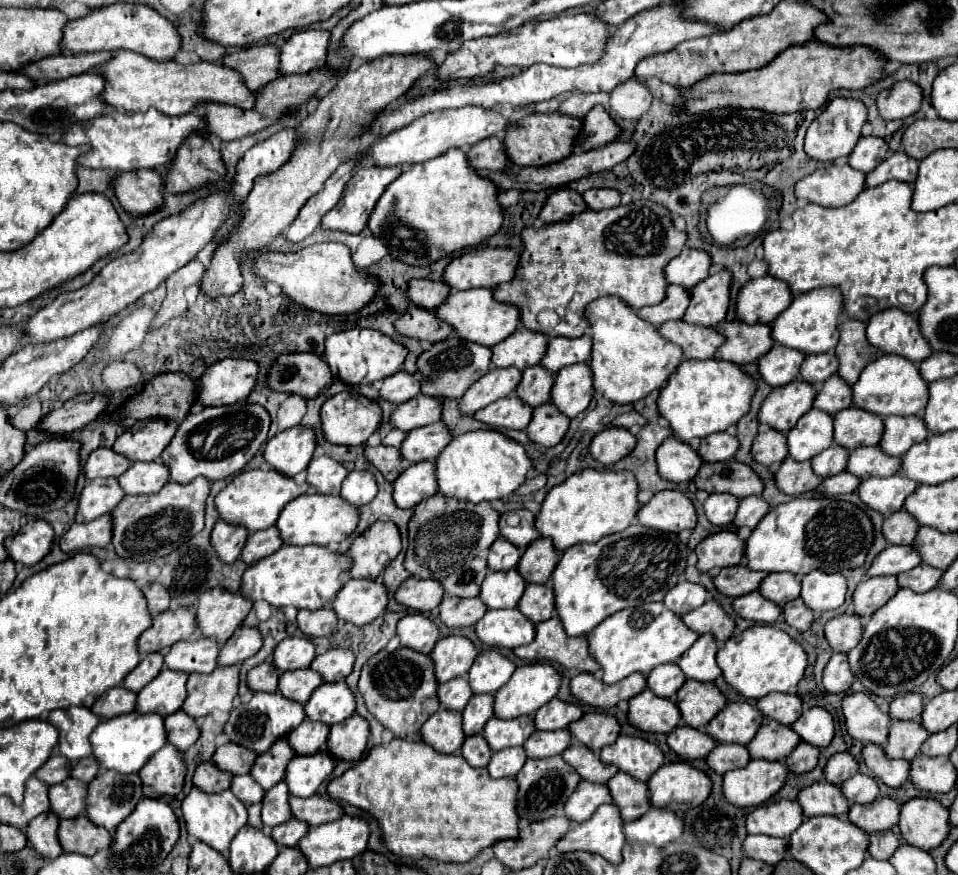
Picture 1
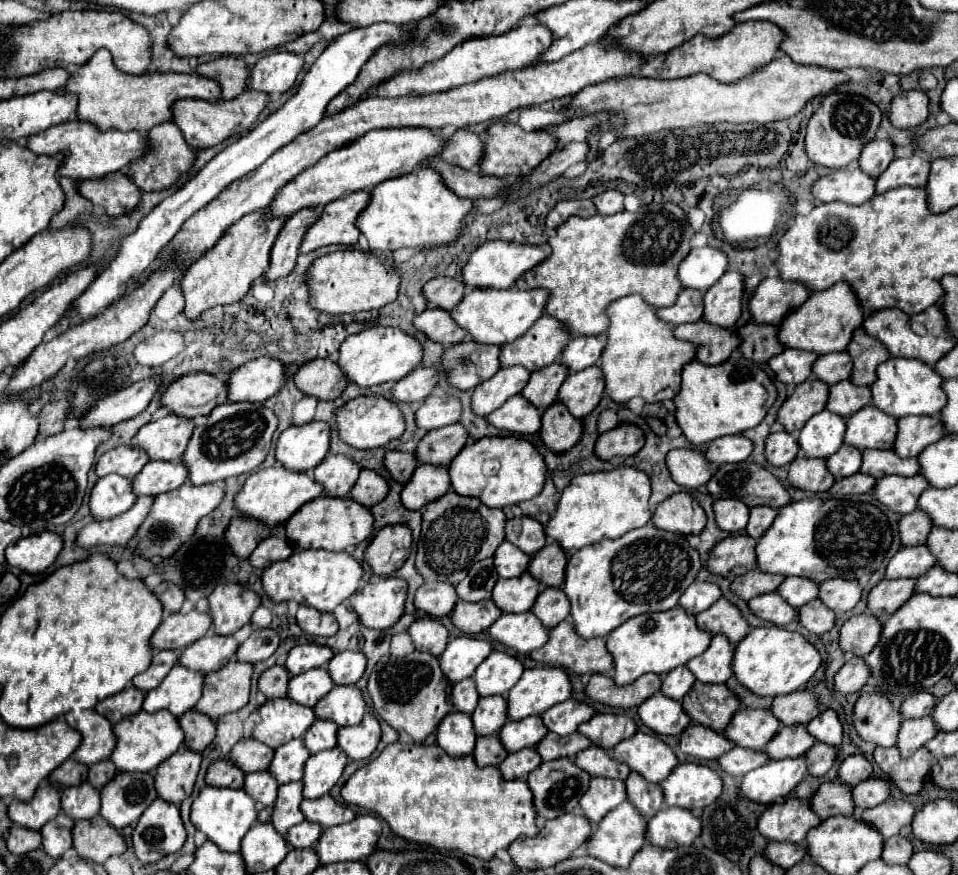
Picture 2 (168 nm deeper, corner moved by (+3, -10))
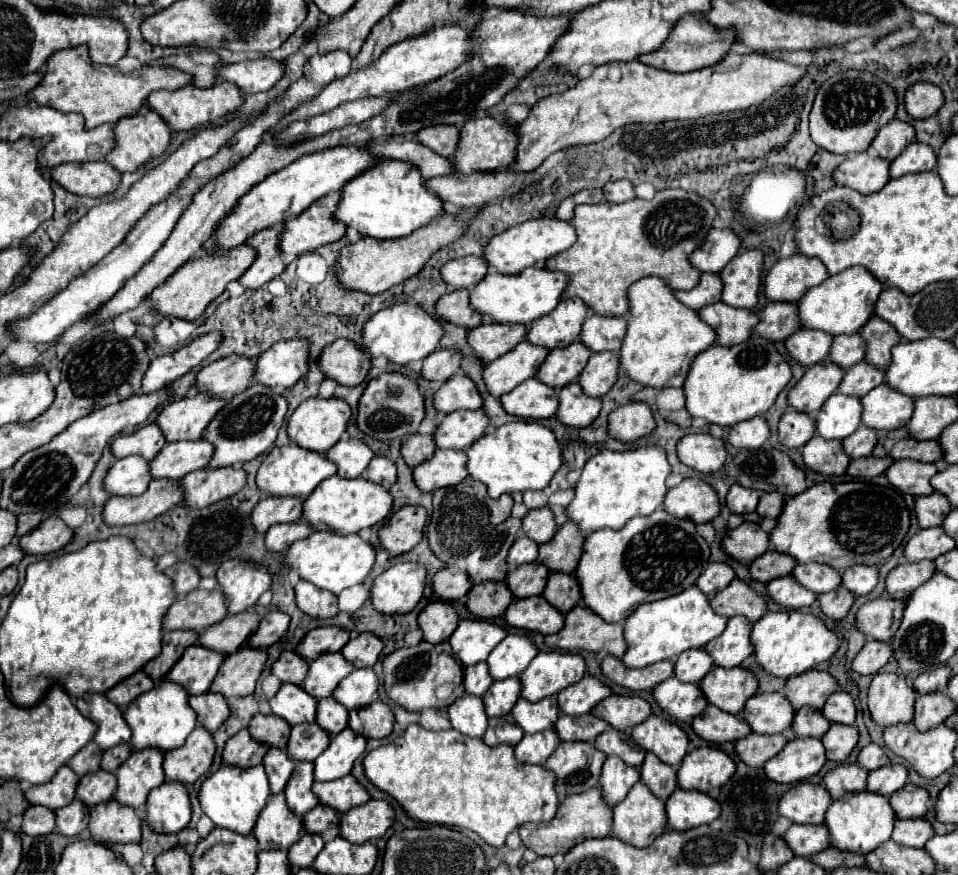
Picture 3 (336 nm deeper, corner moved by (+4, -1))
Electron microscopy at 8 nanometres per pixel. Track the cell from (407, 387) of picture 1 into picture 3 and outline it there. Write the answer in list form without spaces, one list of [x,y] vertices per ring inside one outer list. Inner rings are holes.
[[[436,350],[430,356],[426,356],[420,376],[428,382],[434,382],[434,380],[444,382],[460,368],[460,362],[462,362],[462,356],[456,350]]]

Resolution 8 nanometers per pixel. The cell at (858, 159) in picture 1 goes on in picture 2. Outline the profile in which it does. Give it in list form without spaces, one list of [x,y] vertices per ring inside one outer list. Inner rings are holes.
[[[875,139],[869,145],[865,145],[865,149],[859,157],[859,167],[877,179],[889,167],[889,163],[893,159],[895,159],[895,145],[891,141]]]

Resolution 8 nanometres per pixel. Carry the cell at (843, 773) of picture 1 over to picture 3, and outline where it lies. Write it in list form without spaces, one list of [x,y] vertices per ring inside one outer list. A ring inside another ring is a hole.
[[[868,744],[858,752],[858,764],[866,770],[876,770],[880,766],[888,764],[888,758],[884,754],[884,750],[876,744]]]

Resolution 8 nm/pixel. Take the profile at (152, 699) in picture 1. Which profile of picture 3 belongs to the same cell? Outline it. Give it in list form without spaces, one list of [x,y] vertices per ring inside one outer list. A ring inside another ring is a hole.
[[[198,644],[190,646],[184,656],[172,666],[166,680],[180,684],[188,696],[204,694],[214,680],[224,656],[214,650],[206,650]]]

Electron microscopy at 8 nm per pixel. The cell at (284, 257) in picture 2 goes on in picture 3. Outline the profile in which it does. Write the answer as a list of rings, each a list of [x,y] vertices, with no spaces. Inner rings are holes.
[[[268,228],[268,232],[256,232],[248,242],[258,250],[258,256],[240,278],[240,284],[246,288],[260,288],[286,270],[286,260],[280,250],[280,230]]]

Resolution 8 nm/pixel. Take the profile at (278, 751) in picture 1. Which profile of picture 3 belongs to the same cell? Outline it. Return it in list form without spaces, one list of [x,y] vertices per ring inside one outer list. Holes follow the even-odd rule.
[[[316,722],[298,724],[292,728],[286,752],[294,762],[314,762],[328,748],[328,744],[328,734]]]

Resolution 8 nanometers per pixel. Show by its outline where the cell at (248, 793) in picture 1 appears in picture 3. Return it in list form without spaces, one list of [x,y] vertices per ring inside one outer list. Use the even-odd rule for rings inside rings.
[[[270,748],[262,760],[262,766],[264,766],[268,782],[270,782],[270,792],[272,794],[282,792],[294,770],[294,762],[286,756],[286,750]]]

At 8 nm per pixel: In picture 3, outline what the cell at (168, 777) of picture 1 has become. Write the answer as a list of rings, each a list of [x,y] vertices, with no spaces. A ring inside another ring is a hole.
[[[196,726],[184,746],[164,754],[166,780],[178,780],[184,786],[194,784],[202,774],[208,772],[214,752],[216,744],[212,734],[202,726]]]

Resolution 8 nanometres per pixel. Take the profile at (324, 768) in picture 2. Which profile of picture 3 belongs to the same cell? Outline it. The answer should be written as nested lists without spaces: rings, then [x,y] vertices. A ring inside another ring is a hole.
[[[344,728],[330,738],[330,746],[314,760],[314,782],[330,782],[350,774],[354,760],[364,752],[366,738]]]

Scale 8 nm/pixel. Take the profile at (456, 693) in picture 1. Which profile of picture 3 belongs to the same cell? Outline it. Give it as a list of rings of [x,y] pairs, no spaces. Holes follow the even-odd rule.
[[[480,662],[480,664],[464,668],[464,690],[466,690],[466,694],[482,696],[490,688],[492,682],[494,680],[488,676],[486,662]]]

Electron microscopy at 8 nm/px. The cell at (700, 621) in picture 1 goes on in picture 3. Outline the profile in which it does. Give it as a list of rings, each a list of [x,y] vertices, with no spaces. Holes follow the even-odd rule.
[[[732,580],[724,590],[720,590],[712,600],[710,606],[716,614],[732,618],[732,616],[746,616],[750,622],[756,622],[764,614],[764,598],[752,592],[742,580]]]

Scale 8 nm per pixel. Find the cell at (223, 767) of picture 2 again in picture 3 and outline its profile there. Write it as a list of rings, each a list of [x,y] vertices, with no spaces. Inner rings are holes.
[[[240,730],[236,736],[232,736],[222,752],[222,762],[228,766],[238,768],[252,768],[262,764],[262,756],[266,754],[266,746],[252,740],[248,730]]]

